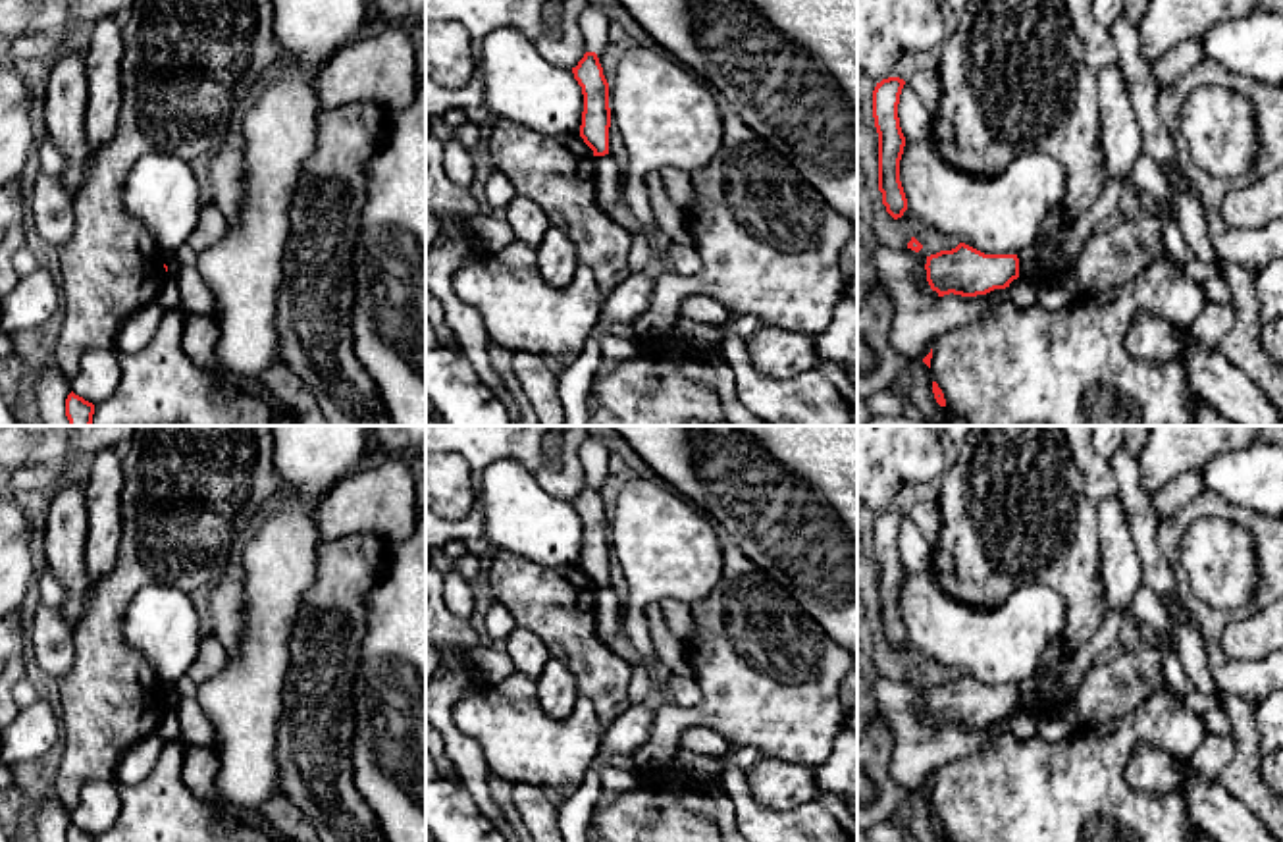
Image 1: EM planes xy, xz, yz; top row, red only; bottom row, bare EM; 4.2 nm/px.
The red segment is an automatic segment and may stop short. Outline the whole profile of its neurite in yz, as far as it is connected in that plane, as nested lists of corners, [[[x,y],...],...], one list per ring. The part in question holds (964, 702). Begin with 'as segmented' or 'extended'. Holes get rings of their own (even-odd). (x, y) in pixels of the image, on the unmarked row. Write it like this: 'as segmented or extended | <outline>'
as segmented | [[[965,674],[927,688],[927,713],[938,728],[977,728],[1006,721],[1019,709],[1017,686],[984,686]]]

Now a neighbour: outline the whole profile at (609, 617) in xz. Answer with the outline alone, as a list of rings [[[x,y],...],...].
[[[609,586],[595,588],[595,597],[597,597],[597,636],[609,647],[622,622],[620,601],[616,592]]]

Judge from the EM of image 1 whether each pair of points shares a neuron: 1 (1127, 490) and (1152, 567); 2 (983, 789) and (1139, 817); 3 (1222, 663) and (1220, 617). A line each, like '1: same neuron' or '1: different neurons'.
1: same neuron
2: same neuron
3: same neuron

